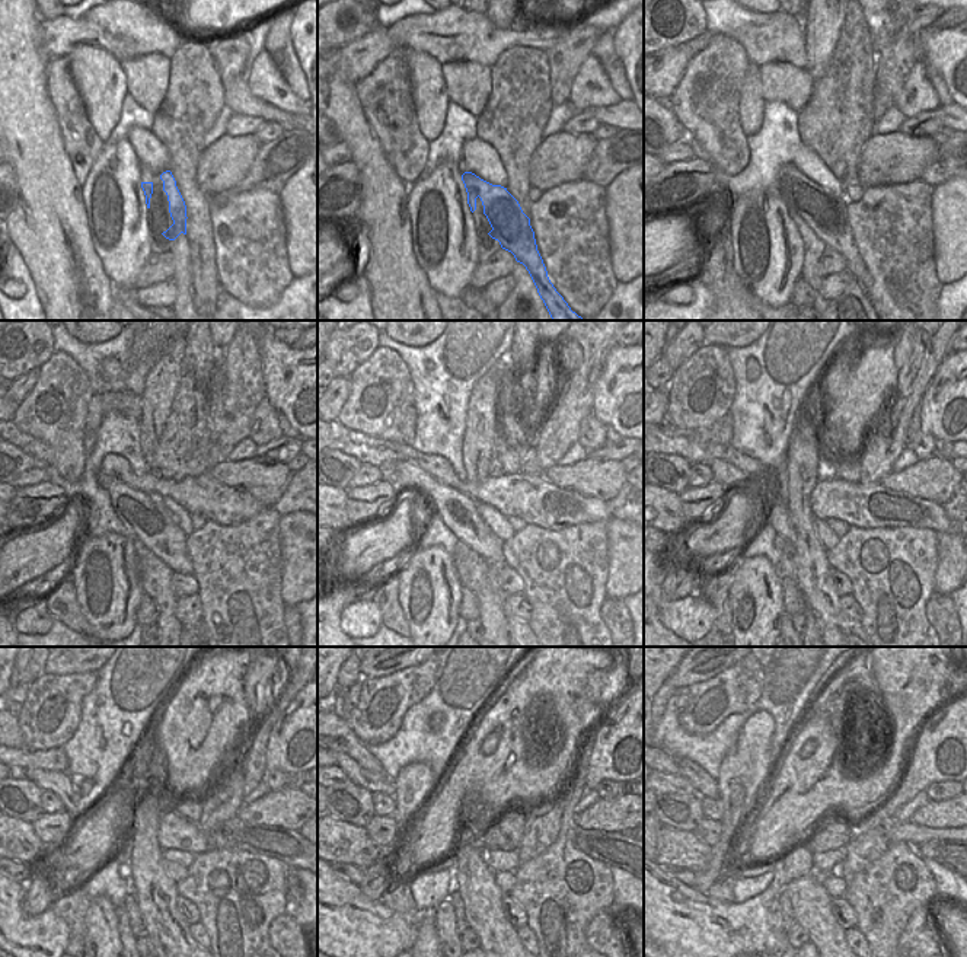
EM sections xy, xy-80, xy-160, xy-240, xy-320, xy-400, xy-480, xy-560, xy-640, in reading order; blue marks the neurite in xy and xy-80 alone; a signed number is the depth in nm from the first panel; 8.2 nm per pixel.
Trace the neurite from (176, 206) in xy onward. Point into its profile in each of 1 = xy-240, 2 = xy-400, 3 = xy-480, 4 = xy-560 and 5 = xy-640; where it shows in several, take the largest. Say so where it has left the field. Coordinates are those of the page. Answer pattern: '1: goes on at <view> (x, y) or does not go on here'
1: goes on at xy-240 (136, 510)
2: goes on at xy-400 (774, 506)
3: goes on at xy-480 (61, 784)
4: goes on at xy-560 (372, 781)
5: goes on at xy-640 (673, 768)

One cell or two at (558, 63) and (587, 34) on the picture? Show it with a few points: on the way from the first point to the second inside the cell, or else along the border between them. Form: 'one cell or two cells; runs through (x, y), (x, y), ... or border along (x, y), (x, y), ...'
one cell; runs through (565, 56), (580, 41)

